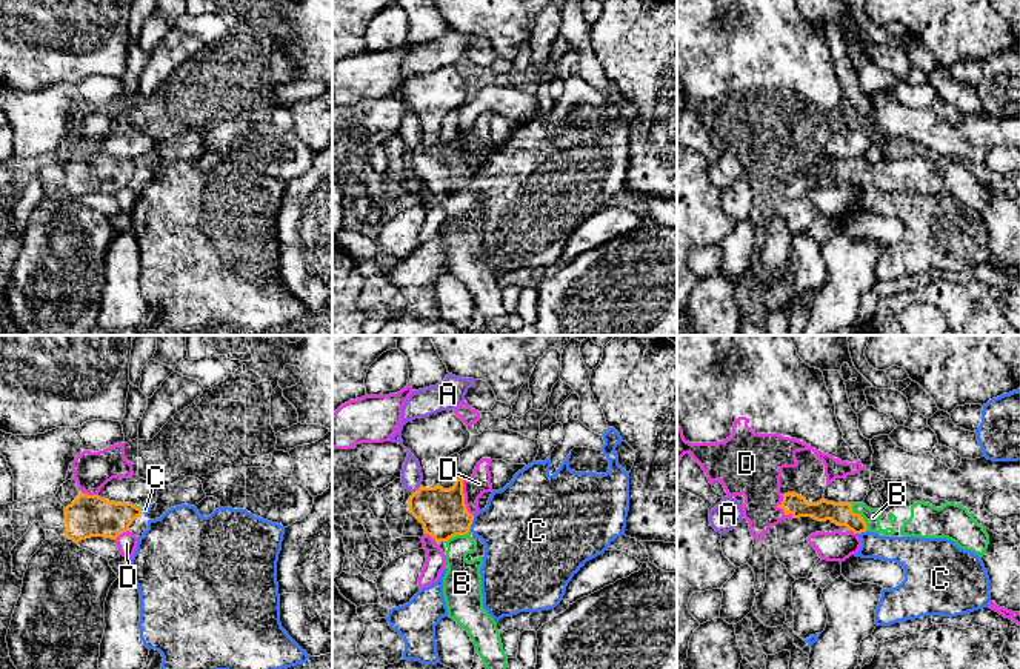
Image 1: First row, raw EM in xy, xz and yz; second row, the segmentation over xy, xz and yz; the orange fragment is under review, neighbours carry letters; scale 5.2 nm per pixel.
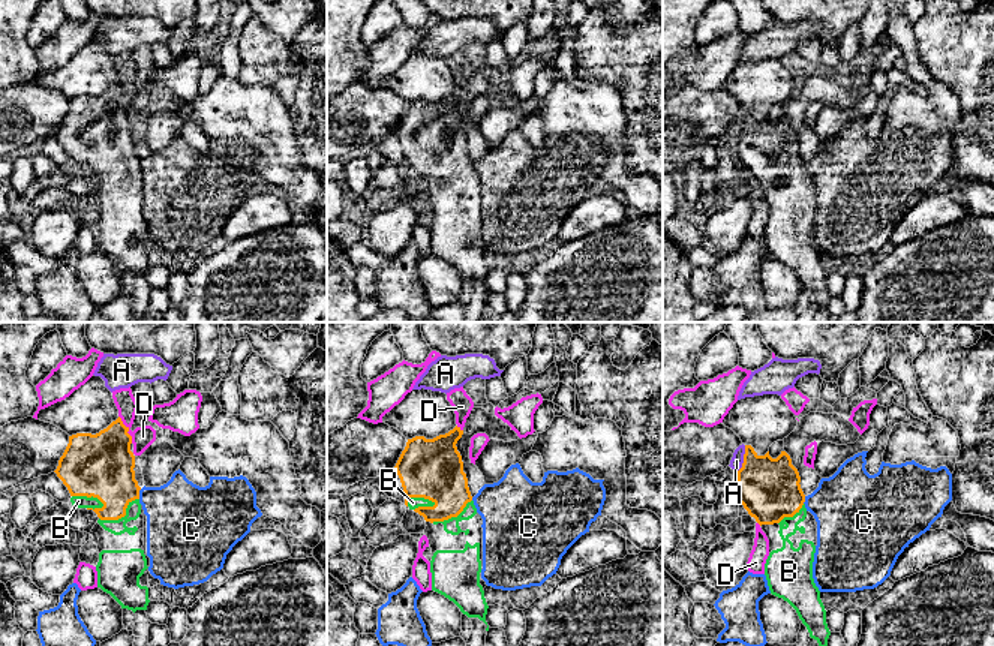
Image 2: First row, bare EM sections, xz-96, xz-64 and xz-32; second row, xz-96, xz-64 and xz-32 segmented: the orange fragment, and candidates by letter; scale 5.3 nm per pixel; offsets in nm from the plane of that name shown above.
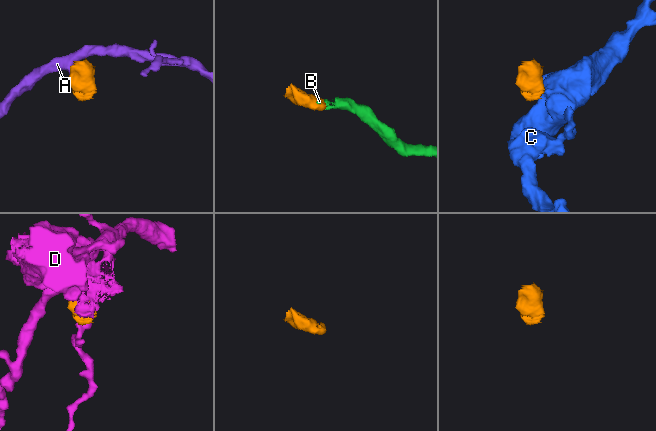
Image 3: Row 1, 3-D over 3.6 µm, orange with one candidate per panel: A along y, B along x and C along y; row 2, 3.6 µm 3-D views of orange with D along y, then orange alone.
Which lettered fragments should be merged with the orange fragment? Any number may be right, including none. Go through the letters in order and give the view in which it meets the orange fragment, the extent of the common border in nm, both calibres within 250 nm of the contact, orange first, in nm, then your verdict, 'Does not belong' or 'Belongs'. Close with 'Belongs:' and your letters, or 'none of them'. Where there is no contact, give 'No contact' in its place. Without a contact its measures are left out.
A: Touches orange in xz. Shared border 70 nm. Thickness 240 nm (orange) against 110 nm. Does not belong
B: Touches orange in yz. Shared border 170 nm. Thickness 120 nm (orange) against 80 nm. Belongs
C: Touches orange in xz. Shared border 80 nm. Thickness 240 nm (orange) against 400 nm. Does not belong
D: Touches orange in xz. Shared border 200 nm. Thickness 240 nm (orange) against 110 nm. Does not belong
Belongs: B

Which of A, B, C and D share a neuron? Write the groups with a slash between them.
A / B / C / D

